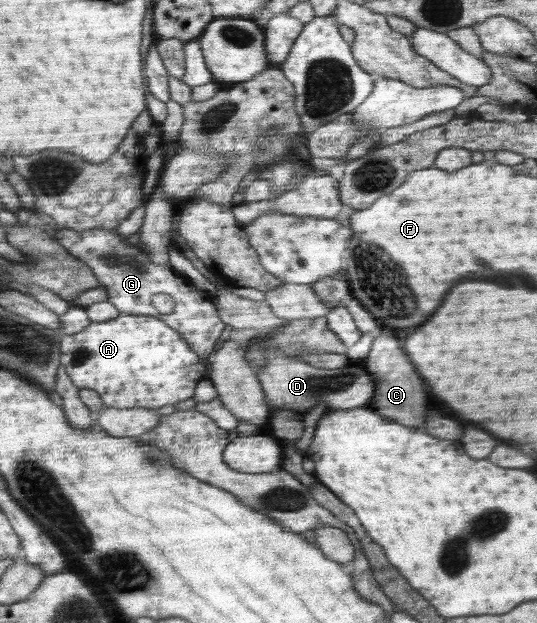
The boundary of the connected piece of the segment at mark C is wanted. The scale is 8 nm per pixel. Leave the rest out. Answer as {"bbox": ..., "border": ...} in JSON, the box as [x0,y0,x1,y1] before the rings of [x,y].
{"bbox":[364,329,428,427],"border":[[[378,329],[374,334],[364,367],[376,384],[374,397],[369,404],[372,410],[392,423],[404,424],[408,427],[416,427],[424,421],[424,413],[428,411],[426,387],[418,377],[418,373],[414,371],[414,365],[408,354],[402,351],[402,347],[398,347],[398,339],[390,331]]]}

